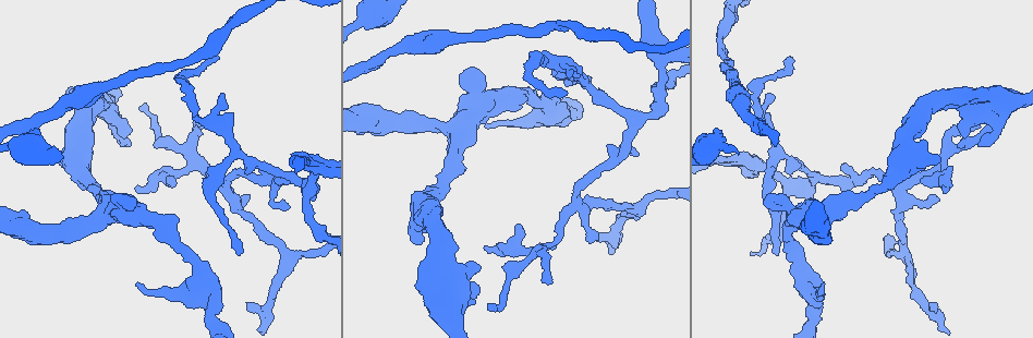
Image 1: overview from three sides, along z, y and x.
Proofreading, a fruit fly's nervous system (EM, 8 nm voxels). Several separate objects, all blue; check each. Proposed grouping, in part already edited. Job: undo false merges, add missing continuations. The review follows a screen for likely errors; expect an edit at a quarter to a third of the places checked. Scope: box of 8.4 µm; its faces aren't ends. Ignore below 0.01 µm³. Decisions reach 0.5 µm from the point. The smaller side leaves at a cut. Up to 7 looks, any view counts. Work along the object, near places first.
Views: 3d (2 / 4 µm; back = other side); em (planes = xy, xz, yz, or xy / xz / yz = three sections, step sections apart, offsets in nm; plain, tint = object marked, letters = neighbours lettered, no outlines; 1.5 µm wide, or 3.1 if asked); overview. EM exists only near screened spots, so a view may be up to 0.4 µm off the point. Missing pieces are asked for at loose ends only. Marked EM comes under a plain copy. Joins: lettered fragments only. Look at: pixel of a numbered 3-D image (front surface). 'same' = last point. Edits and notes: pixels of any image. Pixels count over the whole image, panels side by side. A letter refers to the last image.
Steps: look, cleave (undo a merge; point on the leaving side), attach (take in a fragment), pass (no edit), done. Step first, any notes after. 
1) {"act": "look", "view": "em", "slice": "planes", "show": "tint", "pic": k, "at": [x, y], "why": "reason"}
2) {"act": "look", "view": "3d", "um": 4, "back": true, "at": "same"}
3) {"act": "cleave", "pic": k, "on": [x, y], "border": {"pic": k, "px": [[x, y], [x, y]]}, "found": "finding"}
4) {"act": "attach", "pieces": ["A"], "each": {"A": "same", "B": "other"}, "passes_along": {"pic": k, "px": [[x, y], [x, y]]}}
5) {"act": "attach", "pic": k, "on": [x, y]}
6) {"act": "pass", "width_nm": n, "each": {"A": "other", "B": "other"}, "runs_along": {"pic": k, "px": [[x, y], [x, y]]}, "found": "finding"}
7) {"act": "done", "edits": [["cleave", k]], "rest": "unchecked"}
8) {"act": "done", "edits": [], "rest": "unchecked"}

{"act": "look", "view": "em", "slice": "planes", "show": "letters", "pic": 1, "at": [484, 126], "why": "an open end"}

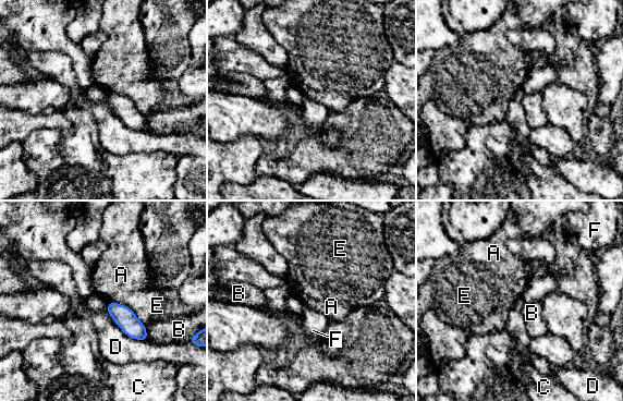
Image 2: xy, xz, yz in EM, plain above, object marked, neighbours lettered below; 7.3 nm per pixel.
{"act": "pass", "longest_contact_nm": ["D", 300], "each": {"A": "other", "B": "other", "C": "other", "D": "other", "E": "other", "F": "other"}, "border": {"pic": 2, "px": [[112, 320], [130, 337], [146, 341]]}, "found": "none of them fits"}

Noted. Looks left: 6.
{"act": "look", "view": "3d", "um": 2, "pic": 1, "at": [567, 94], "why": "thin end"}

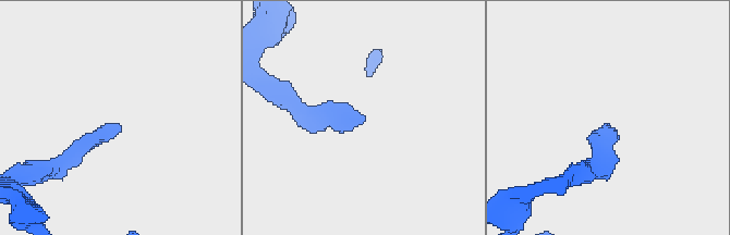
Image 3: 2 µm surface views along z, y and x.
{"act": "look", "view": "em", "slice": "yz", "step": 4, "show": "tint", "pic": 3, "at": [361, 124], "why": "need the tissue"}

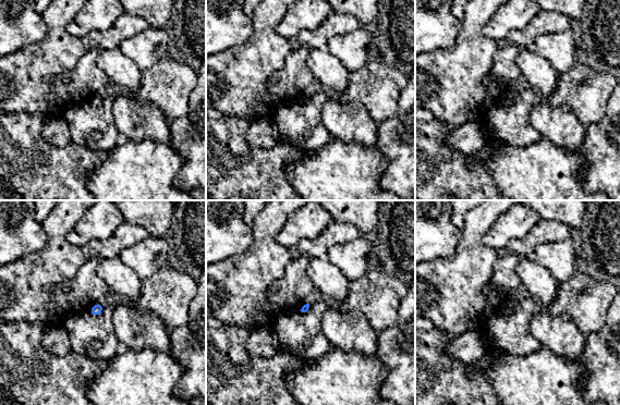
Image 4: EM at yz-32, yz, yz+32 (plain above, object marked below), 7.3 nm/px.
{"act": "look", "view": "em", "slice": "planes", "show": "letters", "at": "same"}

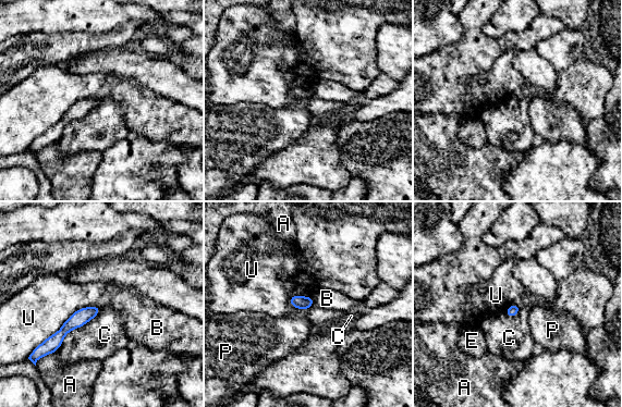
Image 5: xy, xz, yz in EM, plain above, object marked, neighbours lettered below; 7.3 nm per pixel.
{"act": "pass", "width_nm": 80, "longest_contact_nm": ["U", 550], "each": {"A": "other", "B": "other", "C": "other", "E": "other", "P": "other", "U": "other"}, "found": "no lettered fragment goes on from it"}

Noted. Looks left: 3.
{"act": "look", "view": "em", "slice": "planes", "show": "letters", "pic": 1, "at": [493, 309], "why": "free end"}

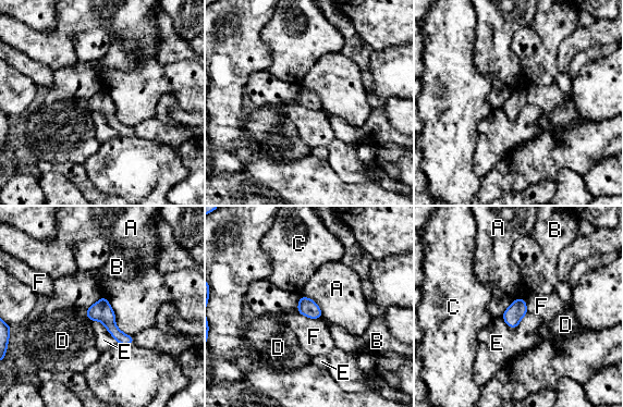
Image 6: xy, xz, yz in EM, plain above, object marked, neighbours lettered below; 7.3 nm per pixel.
{"act": "pass", "each": {"A": "other", "B": "other", "C": "other", "D": "other", "E": "other", "F": "other"}, "border": {"pic": 6, "px": [[298, 312], [309, 318], [321, 319]]}, "found": "no lettered fragment goes on from it"}

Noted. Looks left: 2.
{"act": "done", "edits": [], "rest": "unchecked"}

